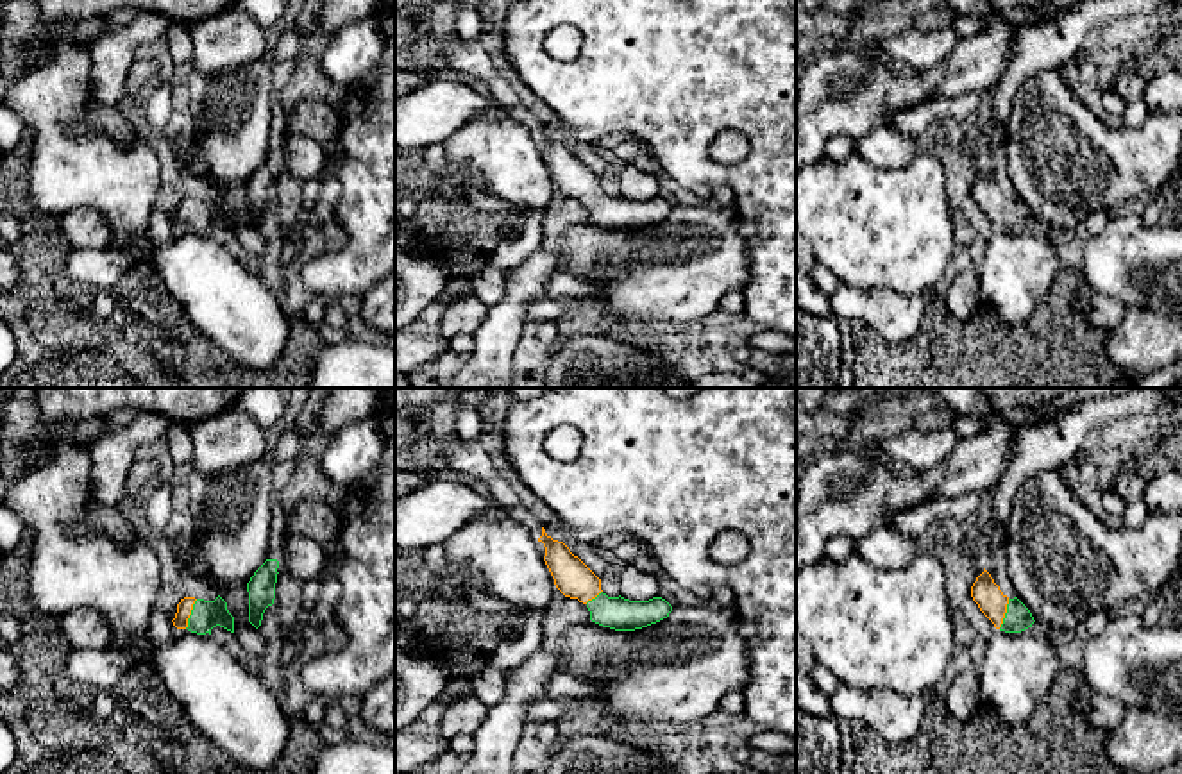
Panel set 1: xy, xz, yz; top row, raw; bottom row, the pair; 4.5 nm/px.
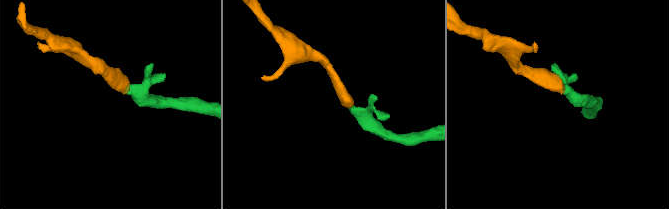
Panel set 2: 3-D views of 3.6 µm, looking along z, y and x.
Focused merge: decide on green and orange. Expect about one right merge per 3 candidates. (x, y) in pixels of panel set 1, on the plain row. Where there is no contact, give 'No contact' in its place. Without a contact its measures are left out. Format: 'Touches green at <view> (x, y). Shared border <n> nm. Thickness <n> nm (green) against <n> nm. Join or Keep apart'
Touches green at xy (192, 213). Shared border 150 nm. Thickness 130 nm (green) against 70 nm. Join

